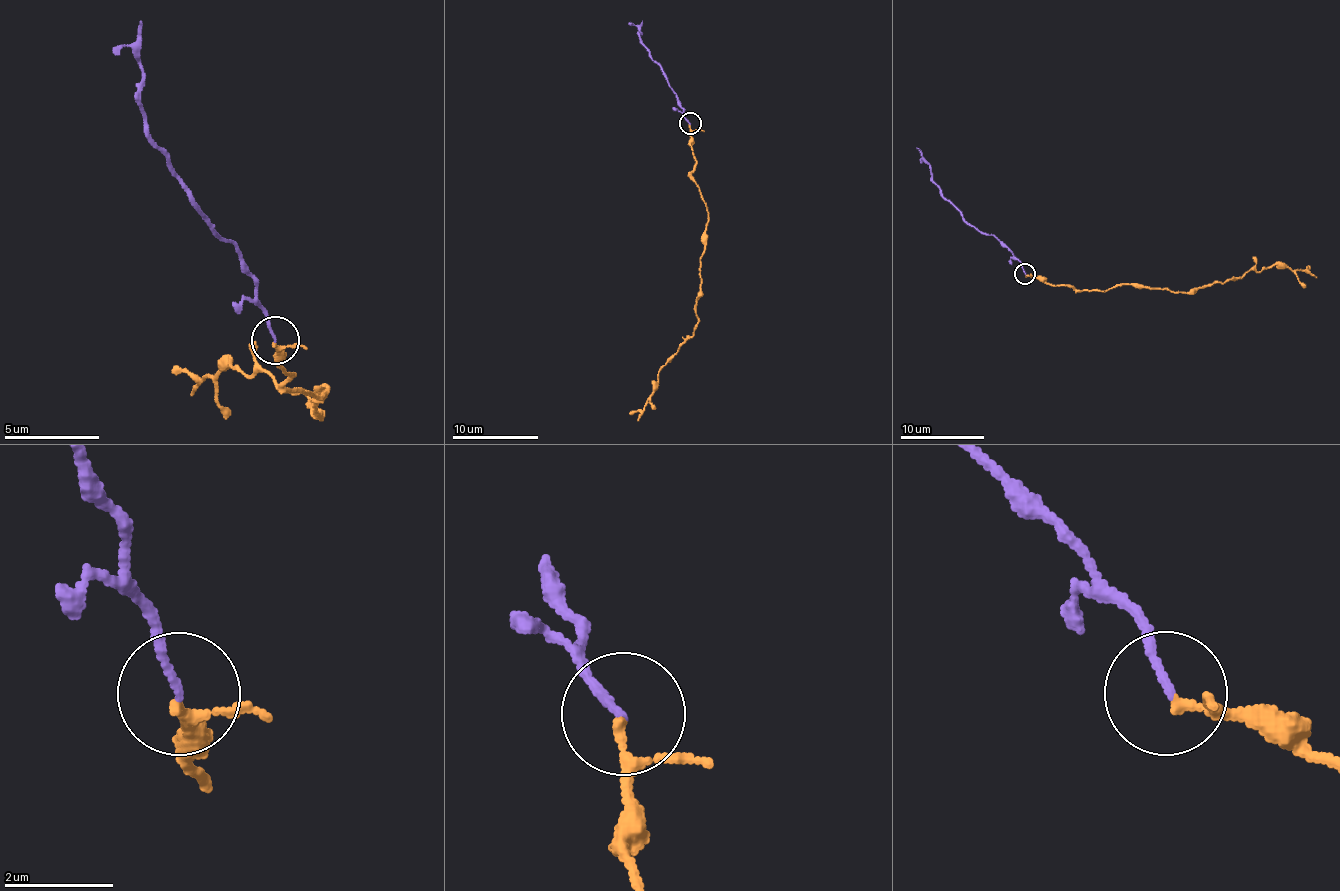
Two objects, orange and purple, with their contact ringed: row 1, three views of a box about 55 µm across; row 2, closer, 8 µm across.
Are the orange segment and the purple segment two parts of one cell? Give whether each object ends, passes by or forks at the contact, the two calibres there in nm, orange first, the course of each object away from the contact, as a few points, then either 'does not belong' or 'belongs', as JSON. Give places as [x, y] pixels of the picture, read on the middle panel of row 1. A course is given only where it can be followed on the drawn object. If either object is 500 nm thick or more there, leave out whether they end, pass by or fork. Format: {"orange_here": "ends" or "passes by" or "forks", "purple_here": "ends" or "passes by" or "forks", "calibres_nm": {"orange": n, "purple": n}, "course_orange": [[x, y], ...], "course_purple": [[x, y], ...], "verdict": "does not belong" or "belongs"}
{"orange_here": "passes by", "purple_here": "ends", "calibres_nm": {"orange": 140, "purple": 140}, "course_orange": [[690, 125], [696, 162], [692, 179], [705, 202], [707, 230], [696, 329], [654, 380], [648, 403], [629, 414]], "course_purple": [[690, 122], [667, 77], [643, 44], [640, 34], [641, 20]], "verdict": "does not belong"}

